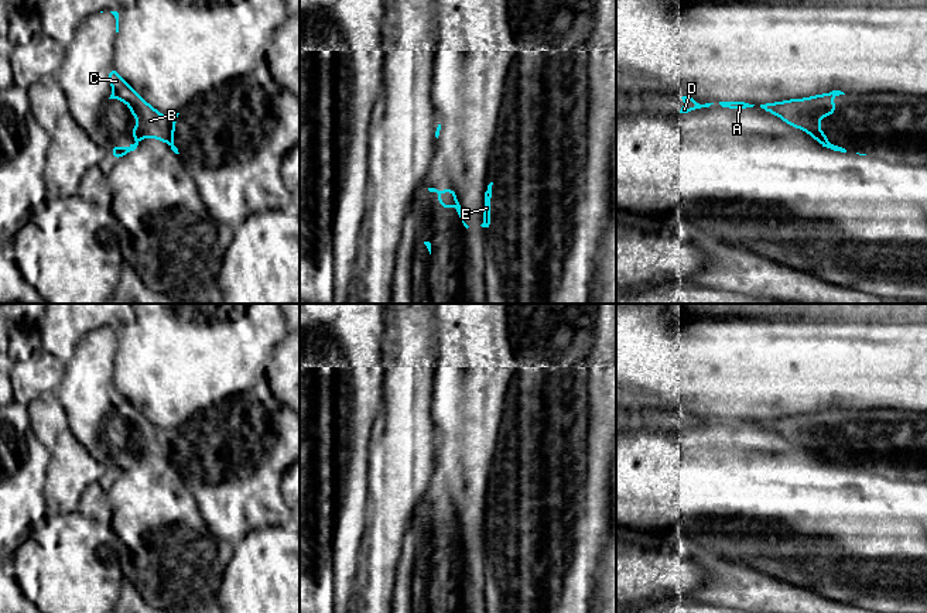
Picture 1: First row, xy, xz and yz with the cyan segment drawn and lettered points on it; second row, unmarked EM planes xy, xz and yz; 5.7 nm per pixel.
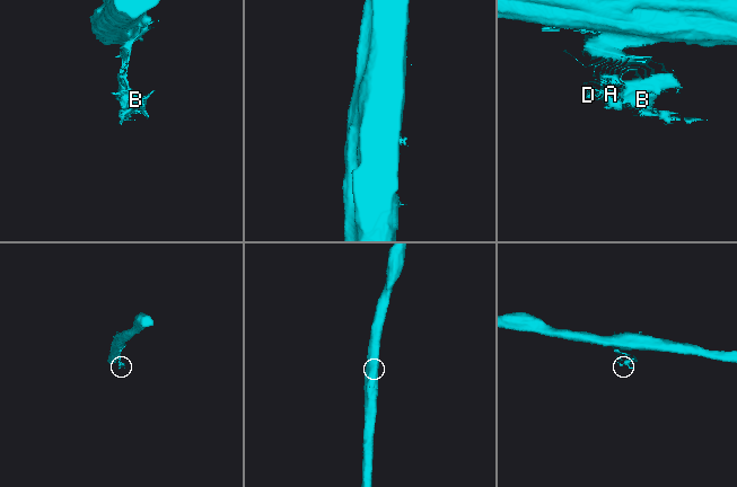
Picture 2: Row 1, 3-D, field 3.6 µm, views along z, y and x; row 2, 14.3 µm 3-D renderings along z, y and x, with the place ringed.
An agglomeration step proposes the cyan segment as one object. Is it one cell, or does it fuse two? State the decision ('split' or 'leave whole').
leave whole

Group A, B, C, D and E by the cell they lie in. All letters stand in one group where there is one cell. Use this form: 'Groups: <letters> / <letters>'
Groups: A B C D E

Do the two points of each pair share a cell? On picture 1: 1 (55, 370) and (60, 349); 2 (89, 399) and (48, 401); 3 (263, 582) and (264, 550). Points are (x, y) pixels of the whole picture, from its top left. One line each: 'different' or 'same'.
1: different
2: different
3: same

